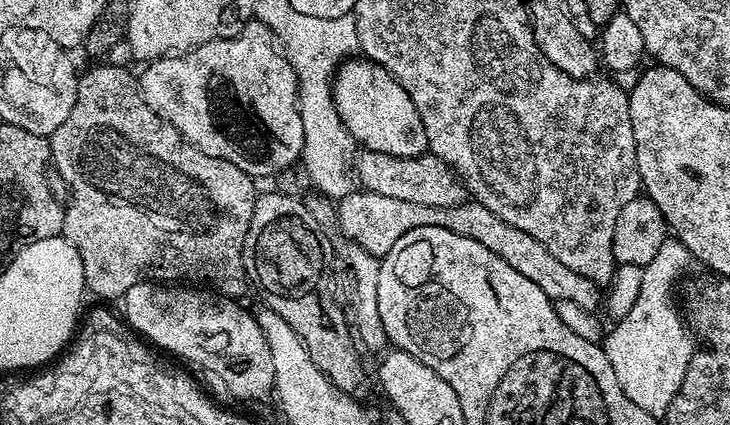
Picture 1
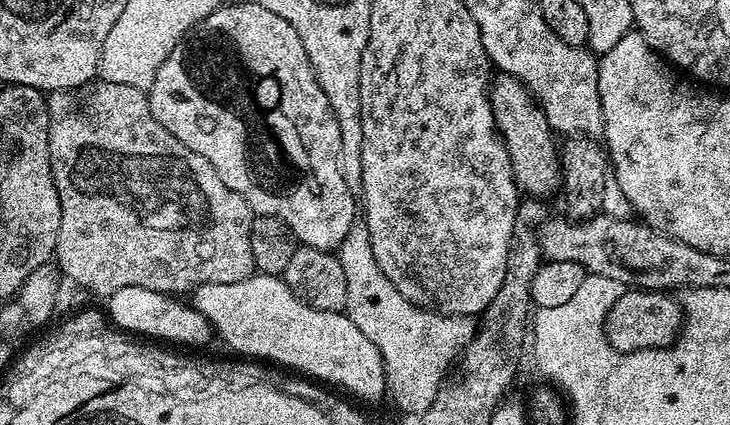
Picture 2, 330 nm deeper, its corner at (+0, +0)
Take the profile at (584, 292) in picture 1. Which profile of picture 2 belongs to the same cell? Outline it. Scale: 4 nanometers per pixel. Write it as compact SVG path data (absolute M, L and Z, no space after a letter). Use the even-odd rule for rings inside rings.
M624 290L616 301L611 301L604 320L604 333L609 342L620 352L645 352L648 348L668 348L676 341L682 327L682 309L664 290Z

